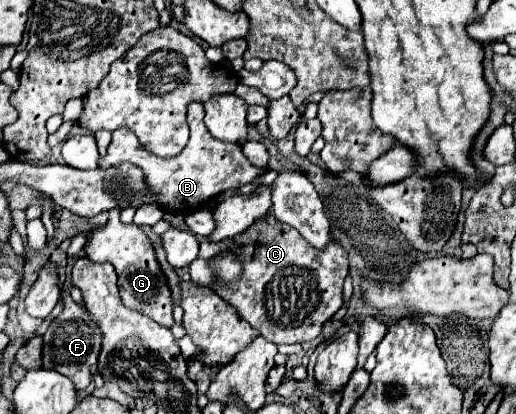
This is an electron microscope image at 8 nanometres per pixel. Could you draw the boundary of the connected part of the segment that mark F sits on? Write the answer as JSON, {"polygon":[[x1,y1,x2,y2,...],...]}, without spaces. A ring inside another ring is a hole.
{"polygon":[[70,295,64,297,64,311,50,323,48,331,44,333,44,347,42,347,42,367,54,369,74,381,78,391,86,389,92,383,92,367,98,361,102,345,102,331,92,321,88,309,84,305,78,305,70,299]]}

